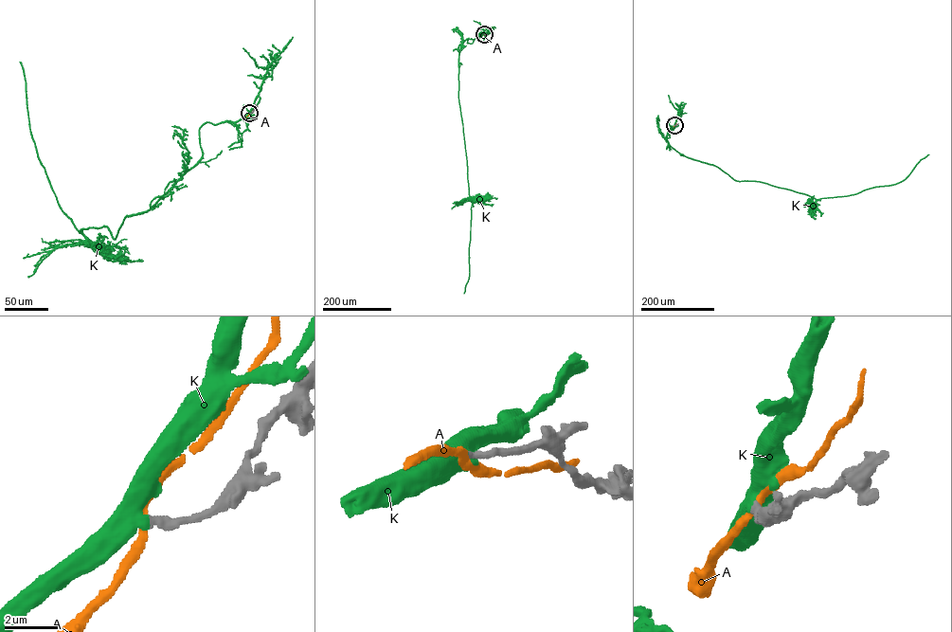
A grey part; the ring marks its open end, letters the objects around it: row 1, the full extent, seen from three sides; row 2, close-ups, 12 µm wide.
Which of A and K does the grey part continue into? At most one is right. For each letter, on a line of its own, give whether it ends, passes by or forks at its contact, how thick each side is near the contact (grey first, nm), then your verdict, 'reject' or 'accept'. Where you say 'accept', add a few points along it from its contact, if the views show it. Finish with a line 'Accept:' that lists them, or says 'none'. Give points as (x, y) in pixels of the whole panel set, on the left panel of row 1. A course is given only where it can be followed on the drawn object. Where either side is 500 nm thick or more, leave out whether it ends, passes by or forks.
A: it passes by; 280 nm thick on the grey side, 280 nm on the other; reject
K: 280 nm thick on the grey side, 600 nm on the other; accept; it runs (249, 113), (204, 123), (201, 157), (174, 185), (126, 215), (115, 238), (103, 225), (79, 230), (86, 238)
Accept: K

